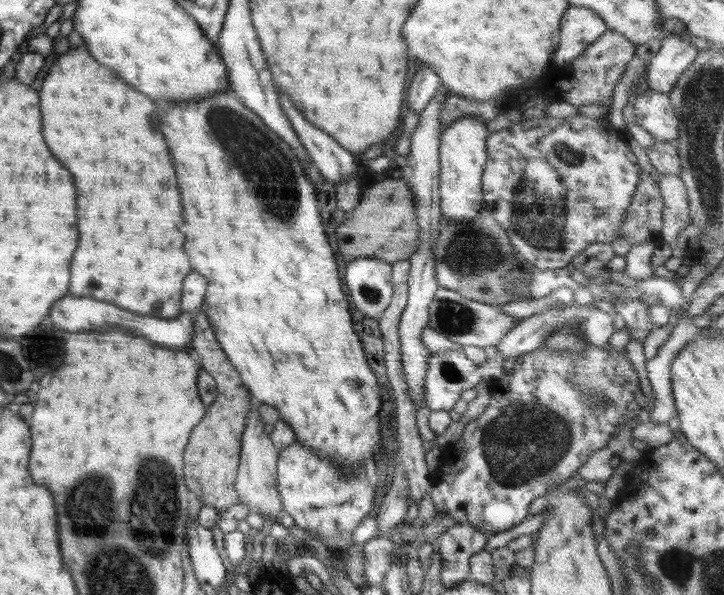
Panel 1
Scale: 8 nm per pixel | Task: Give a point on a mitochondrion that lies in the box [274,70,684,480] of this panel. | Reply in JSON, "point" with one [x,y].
{"point":[540,211]}

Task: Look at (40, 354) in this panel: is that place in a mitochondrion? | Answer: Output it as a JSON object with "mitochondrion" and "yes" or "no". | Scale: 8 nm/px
{"mitochondrion":"yes"}

